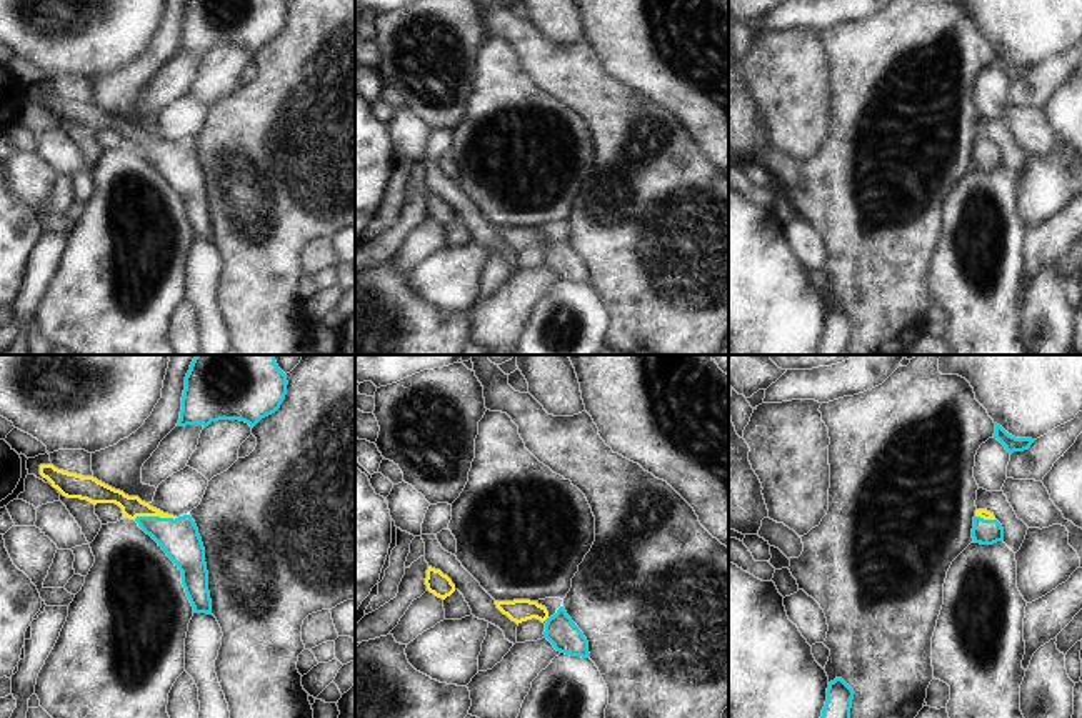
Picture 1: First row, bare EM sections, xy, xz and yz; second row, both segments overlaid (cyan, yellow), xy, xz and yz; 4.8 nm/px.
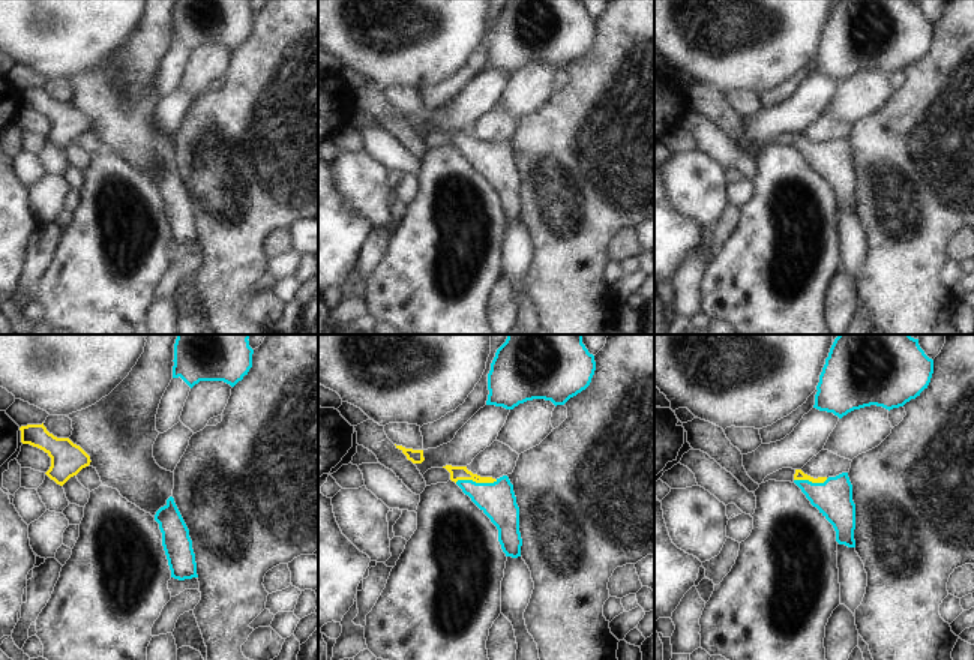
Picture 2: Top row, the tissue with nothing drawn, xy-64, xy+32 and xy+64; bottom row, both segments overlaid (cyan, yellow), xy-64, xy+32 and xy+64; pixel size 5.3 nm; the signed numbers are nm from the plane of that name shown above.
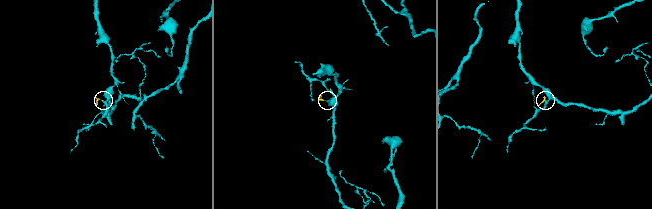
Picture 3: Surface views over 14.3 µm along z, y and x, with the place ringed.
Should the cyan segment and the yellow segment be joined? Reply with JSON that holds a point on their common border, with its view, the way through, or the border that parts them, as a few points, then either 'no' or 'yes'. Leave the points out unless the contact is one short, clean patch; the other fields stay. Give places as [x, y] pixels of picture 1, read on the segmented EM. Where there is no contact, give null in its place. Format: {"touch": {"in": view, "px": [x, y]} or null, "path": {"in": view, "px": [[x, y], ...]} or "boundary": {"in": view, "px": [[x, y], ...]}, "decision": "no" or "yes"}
{"touch": {"in": "xy", "px": [154, 517]}, "path": {"in": "xy", "px": [[179, 538], [154, 517], [132, 507]]}, "decision": "yes"}

